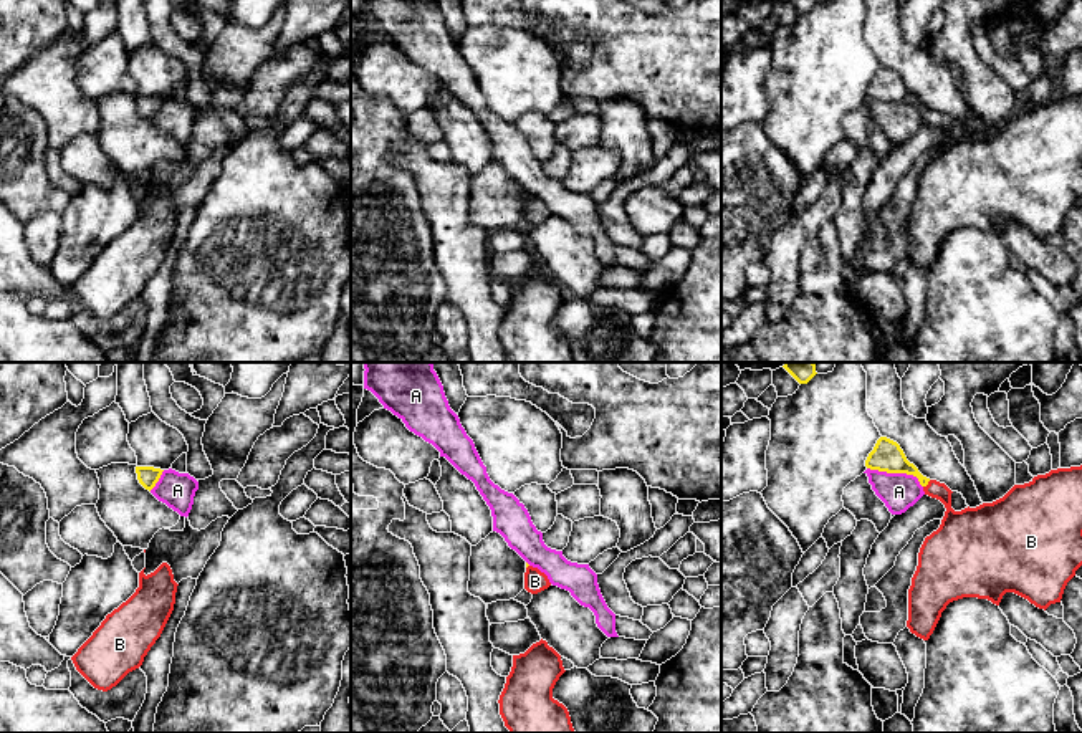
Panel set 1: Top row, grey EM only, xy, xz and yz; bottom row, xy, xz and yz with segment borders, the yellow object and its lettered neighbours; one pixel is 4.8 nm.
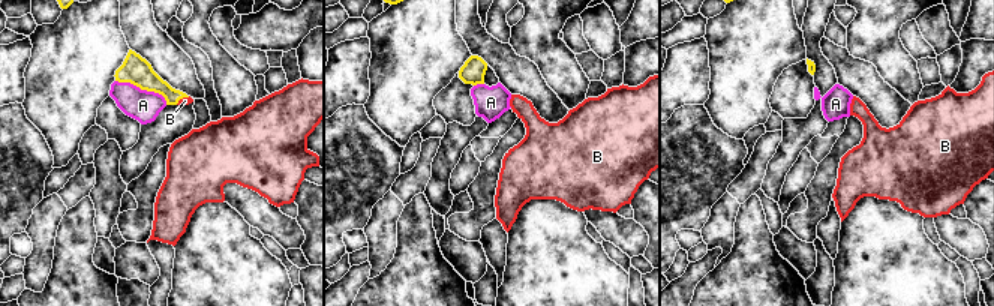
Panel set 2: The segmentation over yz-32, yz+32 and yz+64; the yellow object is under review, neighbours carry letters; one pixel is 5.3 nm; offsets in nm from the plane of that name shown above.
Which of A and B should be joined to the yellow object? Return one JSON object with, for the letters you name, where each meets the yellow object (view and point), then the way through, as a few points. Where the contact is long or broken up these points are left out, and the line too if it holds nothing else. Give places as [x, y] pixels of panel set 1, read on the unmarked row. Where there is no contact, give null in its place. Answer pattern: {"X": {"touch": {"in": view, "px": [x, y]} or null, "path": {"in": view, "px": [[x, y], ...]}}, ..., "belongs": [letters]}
{"B": {"touch": {"in": "yz", "px": [927, 113]}, "path": {"in": "yz", "px": [[887, 85], [914, 100], [927, 113], [947, 131], [955, 156]]}}, "belongs": ["B"]}

